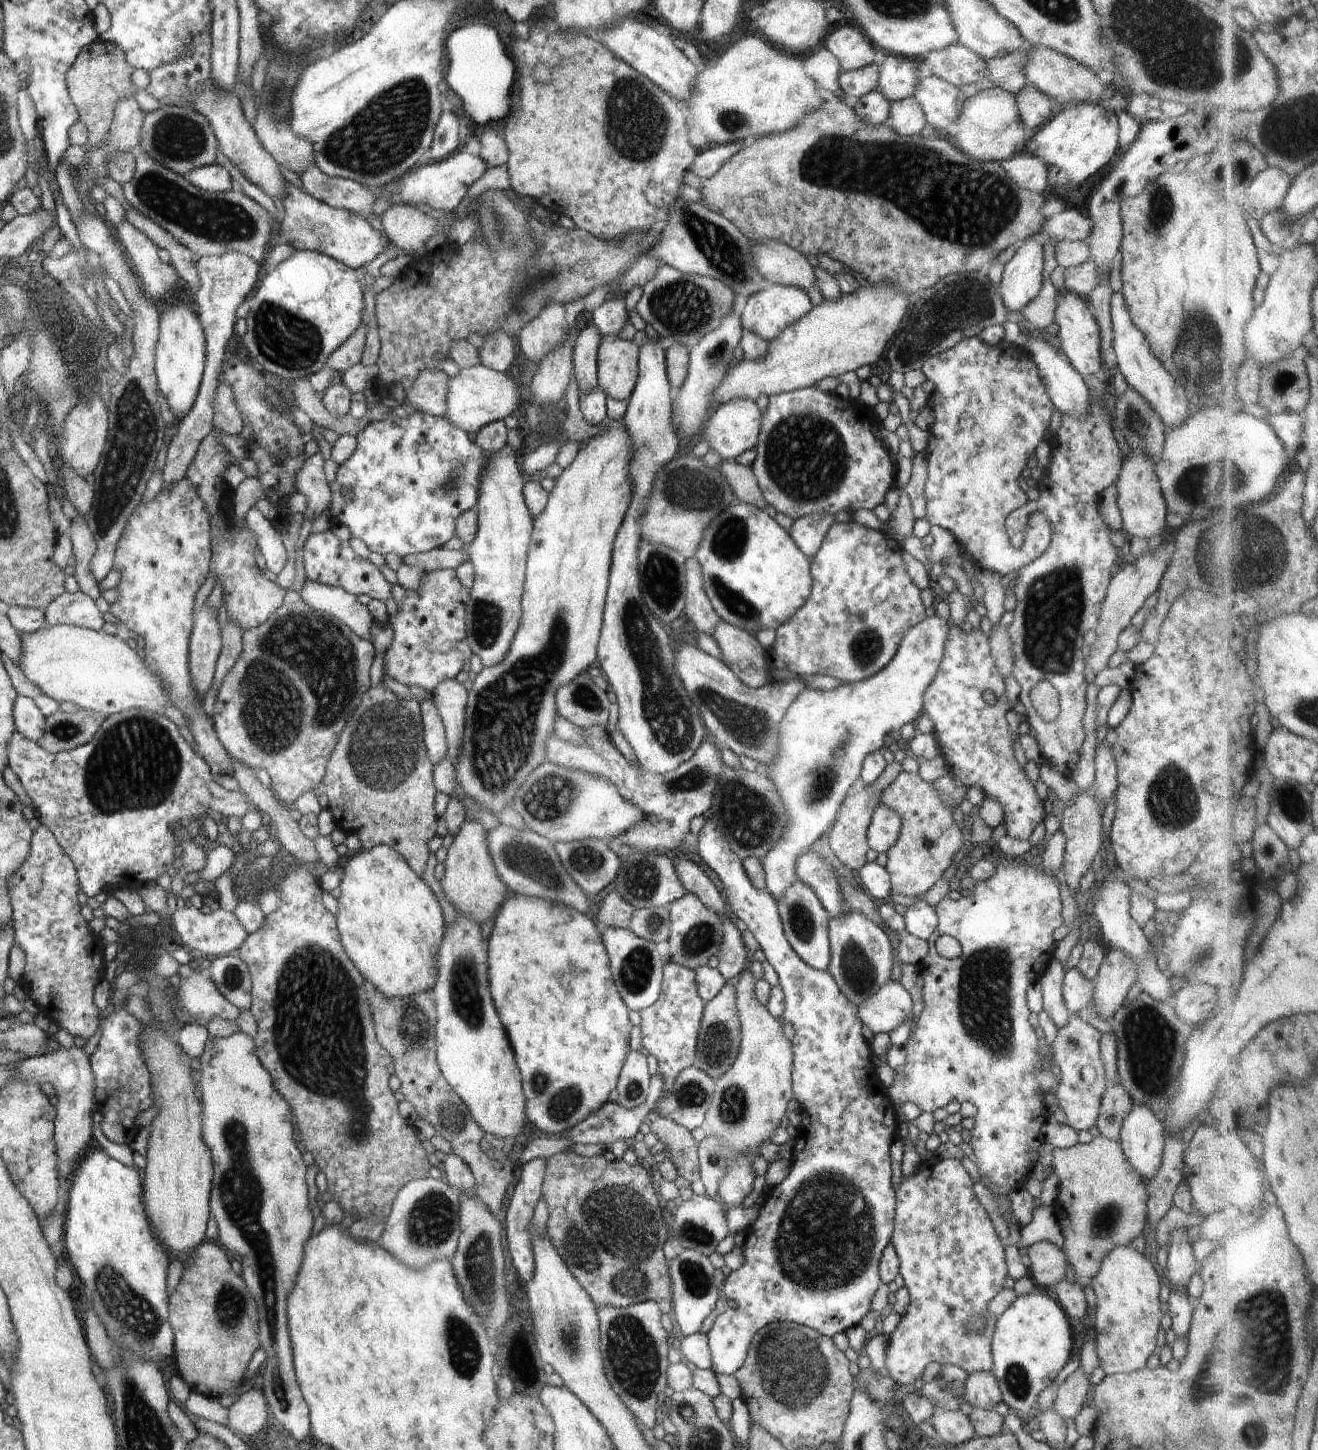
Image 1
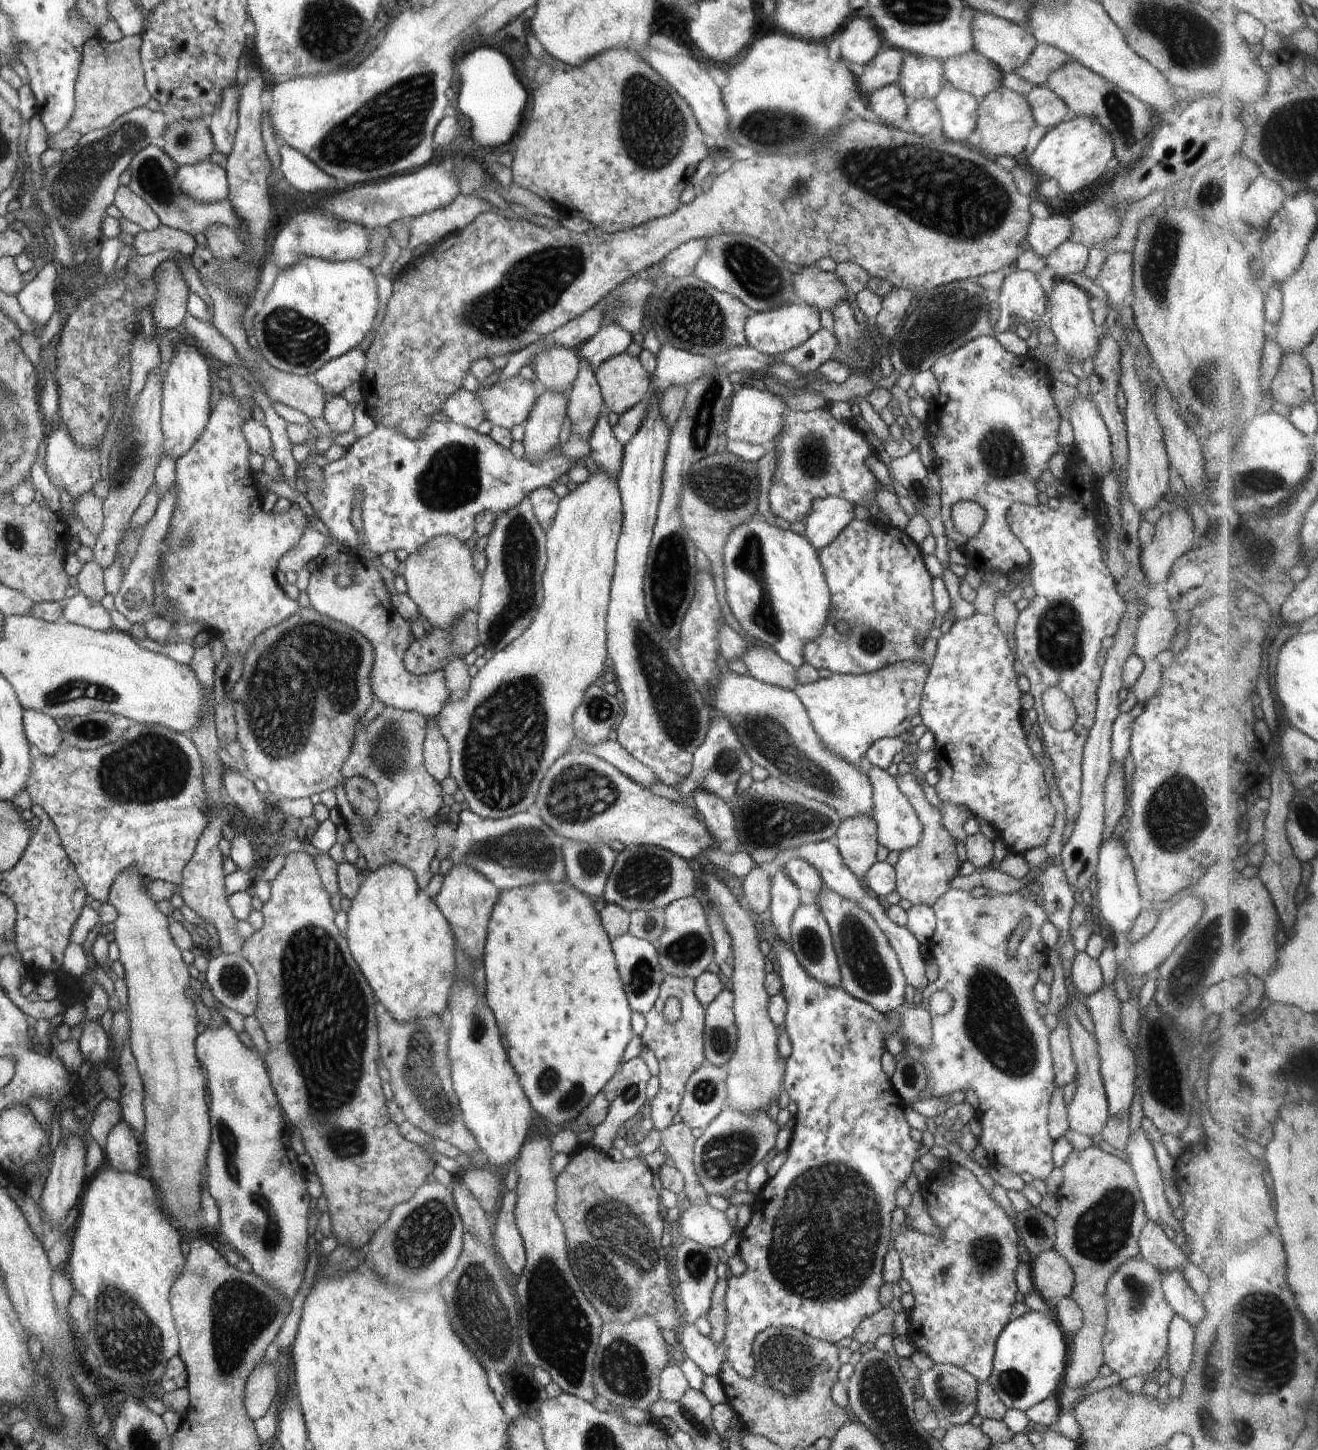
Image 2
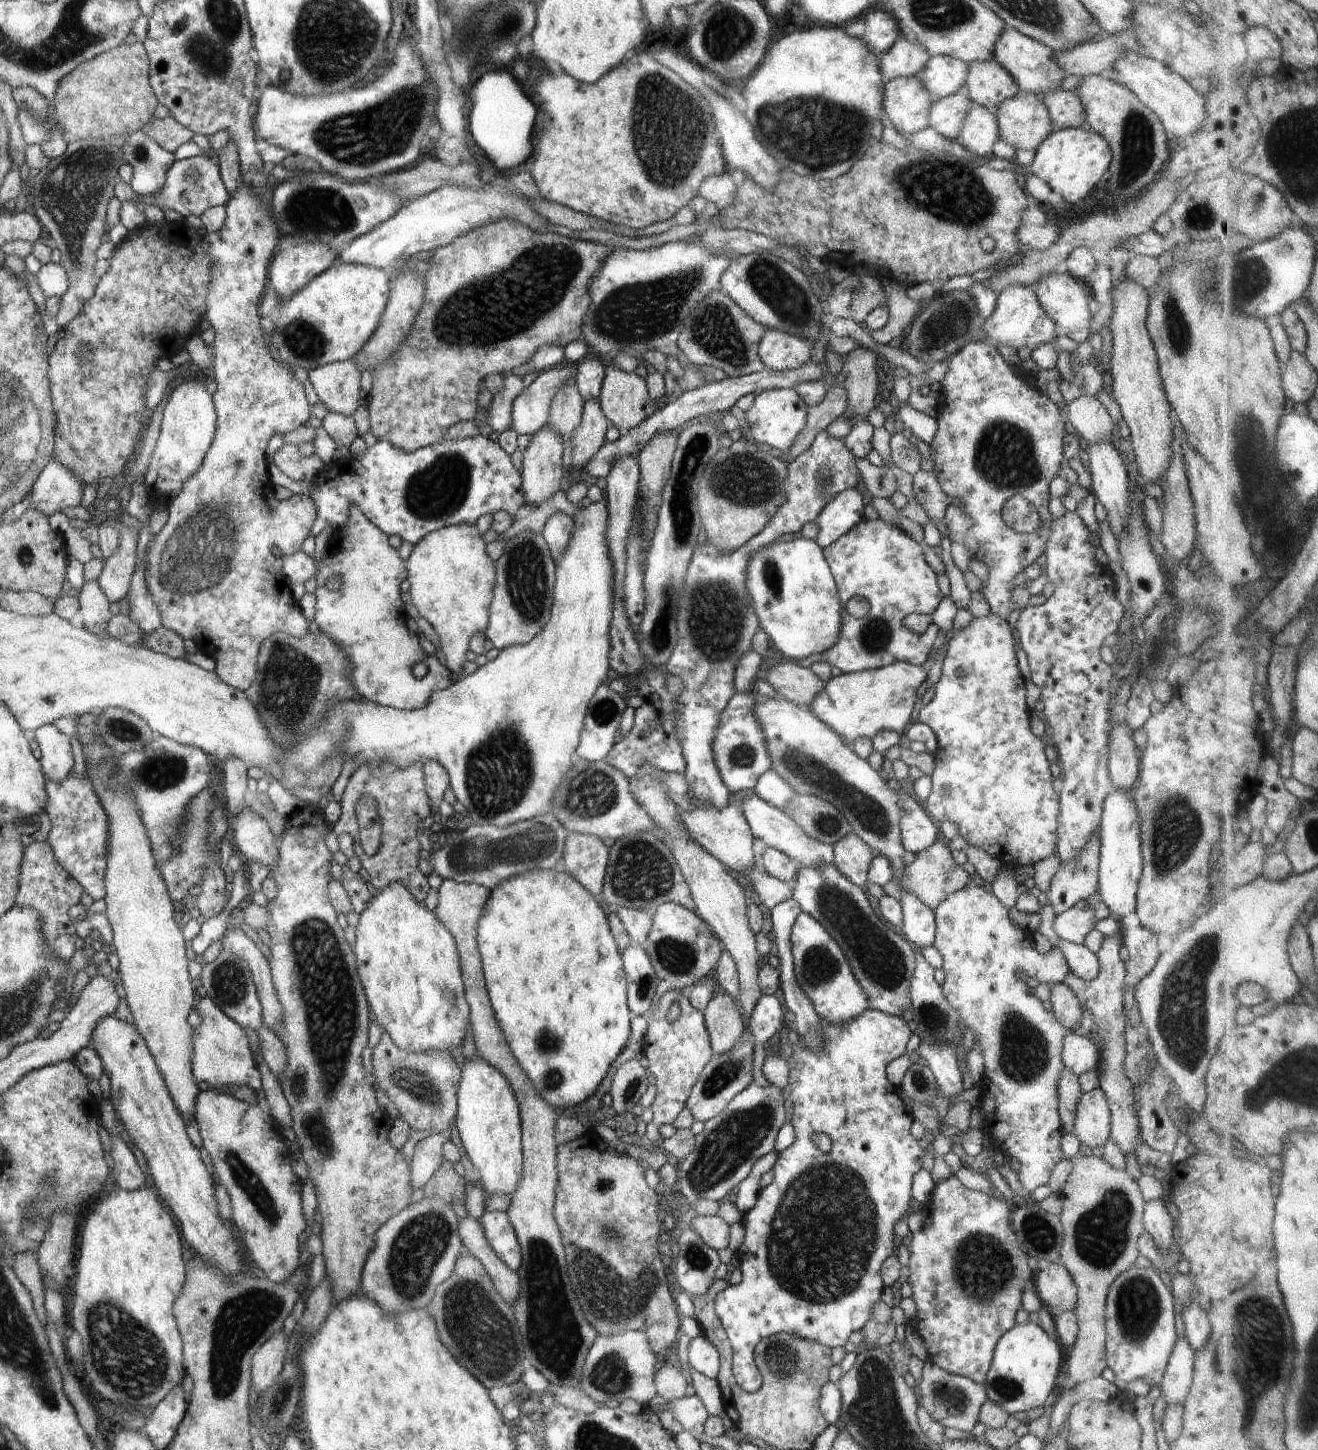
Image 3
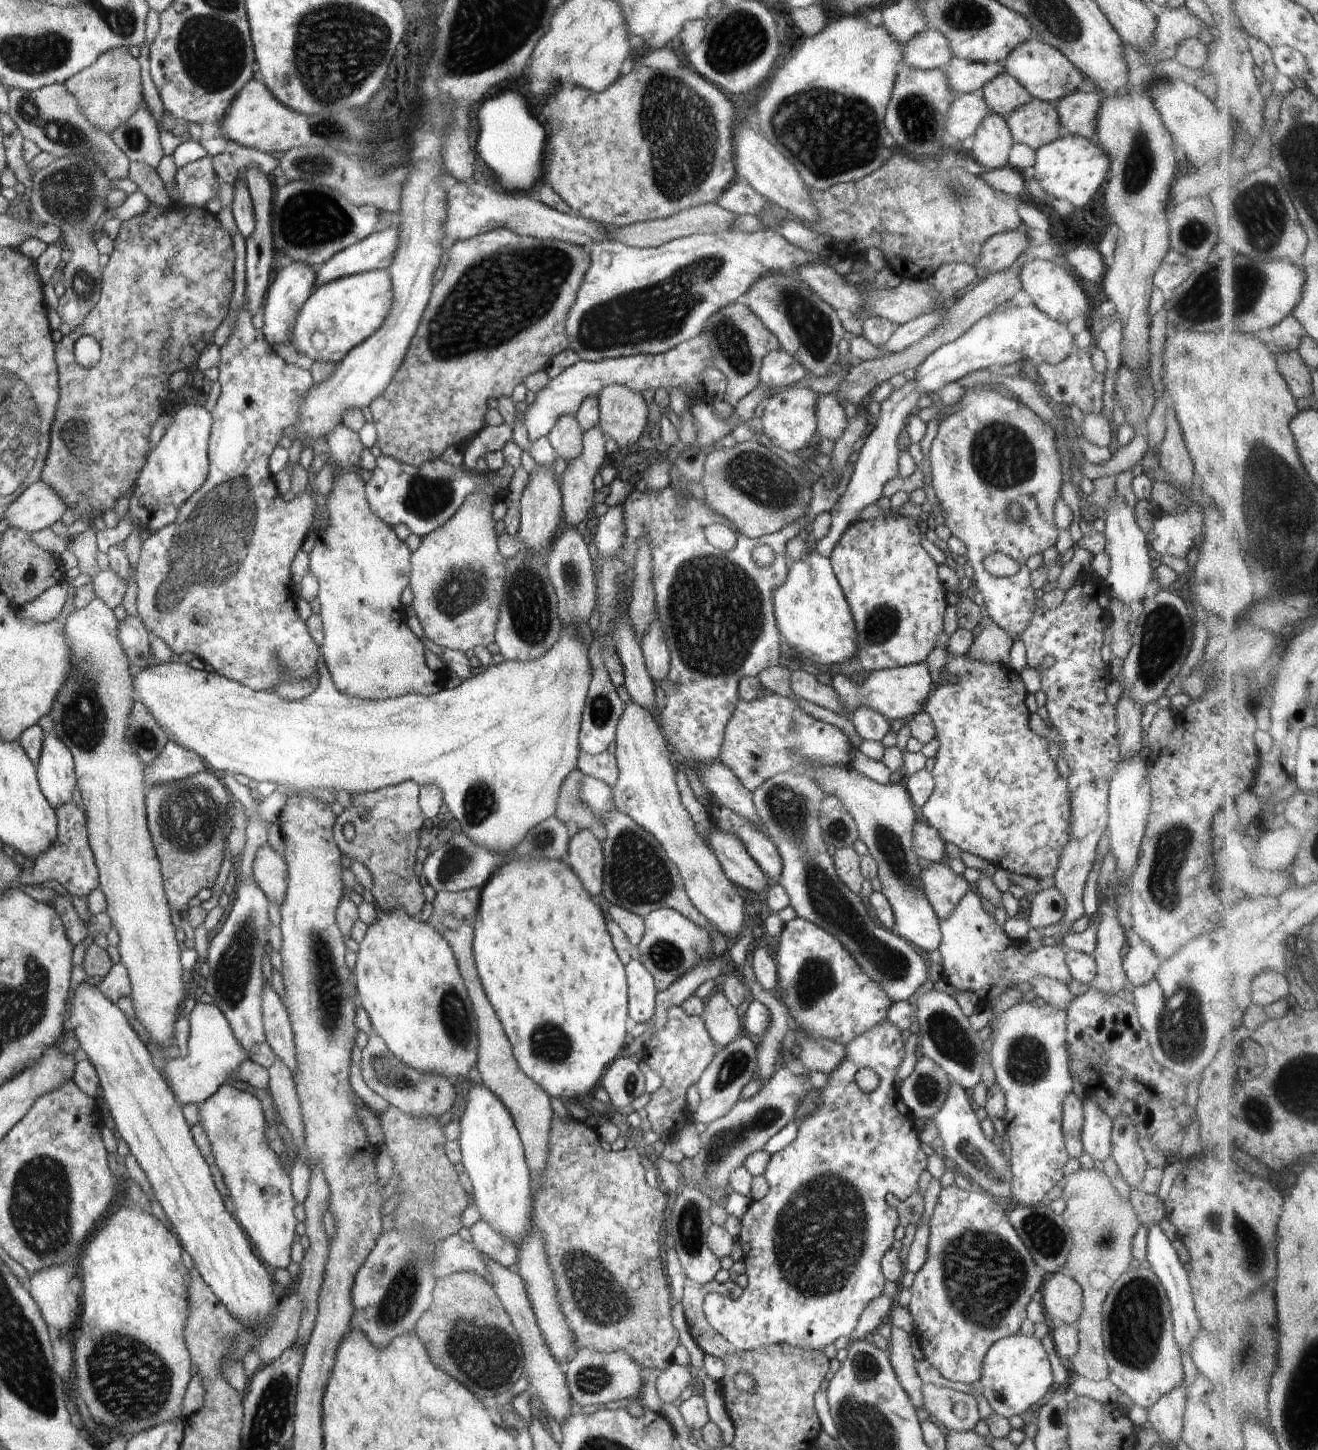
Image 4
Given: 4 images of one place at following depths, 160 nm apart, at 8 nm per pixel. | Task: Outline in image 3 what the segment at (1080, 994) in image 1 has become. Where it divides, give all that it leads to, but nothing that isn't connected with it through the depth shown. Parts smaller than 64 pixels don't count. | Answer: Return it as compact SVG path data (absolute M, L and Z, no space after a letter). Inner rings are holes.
M1058 940L1062 957L1066 960L1071 975L1082 981L1091 982L1099 974L1097 954L1093 954L1085 945Z

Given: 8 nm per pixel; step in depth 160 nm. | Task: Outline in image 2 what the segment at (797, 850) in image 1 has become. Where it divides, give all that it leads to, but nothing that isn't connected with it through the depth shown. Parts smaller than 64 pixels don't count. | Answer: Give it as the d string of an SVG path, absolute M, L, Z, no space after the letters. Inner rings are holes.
M922 658L896 662L890 667L864 675L833 674L828 679L819 679L813 684L796 684L792 691L802 702L808 720L818 734L820 742L828 752L859 766L859 762L878 740L899 737L911 726L911 720L920 712L923 687L929 673L928 666ZM783 868L778 870L771 881L770 920L777 936L789 947L792 917L800 905L800 889Z

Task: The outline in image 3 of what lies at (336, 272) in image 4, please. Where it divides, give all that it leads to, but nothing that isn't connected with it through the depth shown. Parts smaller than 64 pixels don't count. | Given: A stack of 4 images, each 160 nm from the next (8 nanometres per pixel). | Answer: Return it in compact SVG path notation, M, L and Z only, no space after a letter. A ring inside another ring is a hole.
M500 180L486 183L486 190L484 190L484 188L464 188L452 184L412 199L392 218L348 243L346 248L339 252L338 260L333 261L333 266L360 264L389 272L401 268L412 256L419 256L423 251L450 244L464 232L470 232L480 224L488 224L500 218L510 218L534 231L545 232L549 226L548 222L532 208L532 204L508 192L504 185L506 183Z

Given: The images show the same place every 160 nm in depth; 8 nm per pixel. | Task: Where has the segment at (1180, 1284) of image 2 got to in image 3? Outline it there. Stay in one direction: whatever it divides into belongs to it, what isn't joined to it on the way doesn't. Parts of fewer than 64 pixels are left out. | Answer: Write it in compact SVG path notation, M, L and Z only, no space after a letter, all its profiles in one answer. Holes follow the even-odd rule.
M1192 1302L1182 1314L1179 1313L1185 1324L1185 1339L1189 1342L1195 1354L1209 1345L1211 1337L1211 1322L1208 1314Z

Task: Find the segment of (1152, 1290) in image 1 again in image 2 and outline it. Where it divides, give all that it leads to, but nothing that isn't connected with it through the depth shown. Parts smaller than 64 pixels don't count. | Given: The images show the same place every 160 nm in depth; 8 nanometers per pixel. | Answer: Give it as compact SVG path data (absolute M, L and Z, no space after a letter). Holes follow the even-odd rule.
M1143 1259L1127 1260L1109 1278L1106 1291L1106 1332L1102 1339L1103 1362L1121 1380L1131 1376L1148 1376L1160 1367L1167 1352L1169 1326L1174 1309L1168 1304L1162 1288L1161 1273Z

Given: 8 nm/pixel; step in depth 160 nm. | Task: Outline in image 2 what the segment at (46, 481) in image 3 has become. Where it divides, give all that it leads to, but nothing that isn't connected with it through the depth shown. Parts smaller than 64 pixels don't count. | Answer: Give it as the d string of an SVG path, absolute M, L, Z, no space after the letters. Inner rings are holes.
M60 426L57 432L49 432L45 442L45 471L50 482L56 487L64 488L72 498L90 493L92 486L100 480L100 456L99 448L78 448L69 437L64 426Z

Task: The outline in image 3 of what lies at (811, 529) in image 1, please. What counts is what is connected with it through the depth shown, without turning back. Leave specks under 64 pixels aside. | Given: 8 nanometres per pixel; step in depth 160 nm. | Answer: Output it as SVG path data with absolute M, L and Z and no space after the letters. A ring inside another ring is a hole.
M857 488L840 492L831 499L816 518L816 544L824 550L853 530L864 519L867 501L868 498L863 497Z

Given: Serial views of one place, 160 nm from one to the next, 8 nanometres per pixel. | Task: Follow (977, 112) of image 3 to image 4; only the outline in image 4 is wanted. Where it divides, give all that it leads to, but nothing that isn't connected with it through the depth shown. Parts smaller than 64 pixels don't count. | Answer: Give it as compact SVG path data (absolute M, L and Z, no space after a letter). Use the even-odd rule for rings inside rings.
M989 112L979 124L974 138L969 157L983 170L1001 169L1009 164L1009 152L1014 142L1006 121L1000 115Z

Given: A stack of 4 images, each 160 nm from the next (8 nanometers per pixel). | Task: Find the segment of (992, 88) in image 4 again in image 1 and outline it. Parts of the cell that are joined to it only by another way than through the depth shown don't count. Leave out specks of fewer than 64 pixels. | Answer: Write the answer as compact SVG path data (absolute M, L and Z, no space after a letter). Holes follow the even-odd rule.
M960 42L941 51L927 52L923 58L928 74L936 75L959 89L964 84L982 80L987 72L986 61Z

